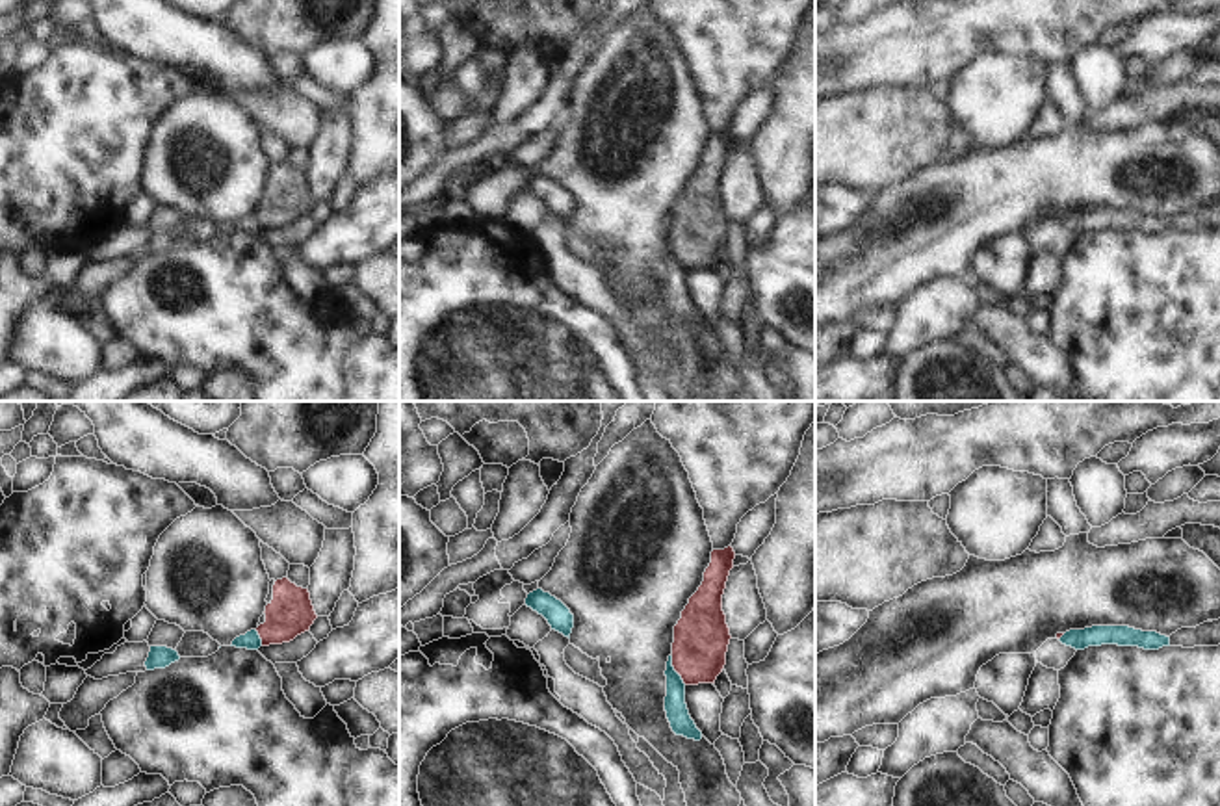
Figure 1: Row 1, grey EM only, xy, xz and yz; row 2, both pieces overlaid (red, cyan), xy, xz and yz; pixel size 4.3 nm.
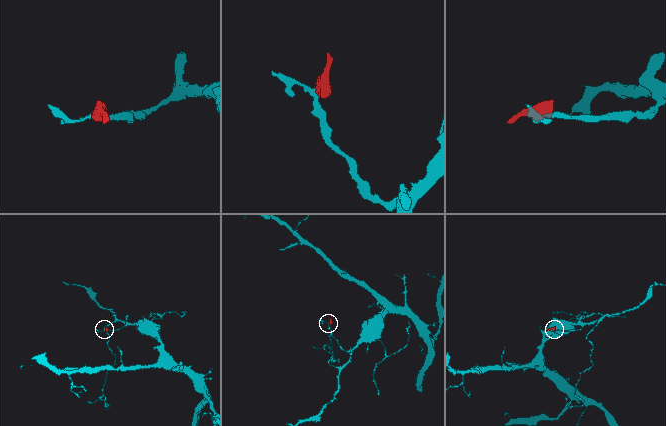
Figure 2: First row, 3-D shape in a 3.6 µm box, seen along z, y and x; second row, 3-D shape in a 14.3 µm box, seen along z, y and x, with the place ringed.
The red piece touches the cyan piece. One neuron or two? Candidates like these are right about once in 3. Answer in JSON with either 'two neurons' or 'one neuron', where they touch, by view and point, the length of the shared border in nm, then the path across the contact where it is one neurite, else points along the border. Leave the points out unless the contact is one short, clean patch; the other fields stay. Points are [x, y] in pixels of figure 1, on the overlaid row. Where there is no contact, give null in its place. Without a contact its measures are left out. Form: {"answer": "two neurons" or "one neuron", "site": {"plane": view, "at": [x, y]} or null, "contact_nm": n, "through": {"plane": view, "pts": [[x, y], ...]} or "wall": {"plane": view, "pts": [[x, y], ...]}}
{"answer": "two neurons", "site": {"plane": "xz", "at": [674, 669]}, "contact_nm": 140, "wall": {"plane": "xz", "pts": [[671, 656], [673, 669], [686, 684]]}}

